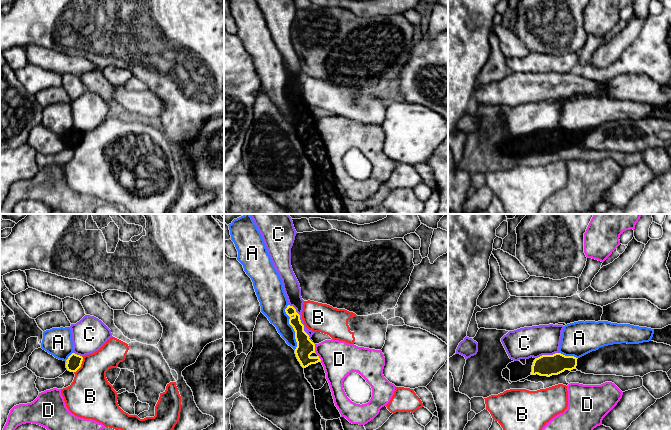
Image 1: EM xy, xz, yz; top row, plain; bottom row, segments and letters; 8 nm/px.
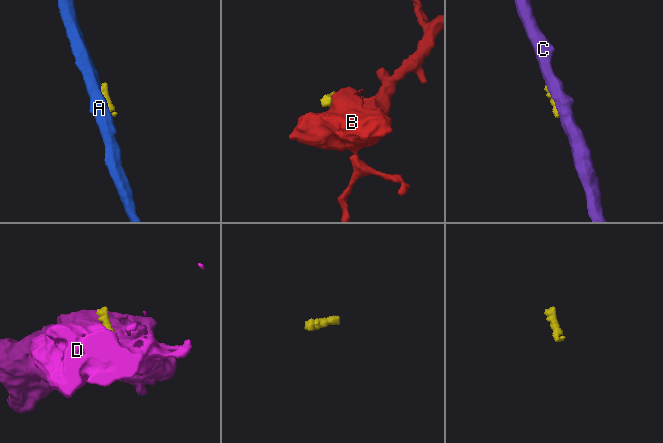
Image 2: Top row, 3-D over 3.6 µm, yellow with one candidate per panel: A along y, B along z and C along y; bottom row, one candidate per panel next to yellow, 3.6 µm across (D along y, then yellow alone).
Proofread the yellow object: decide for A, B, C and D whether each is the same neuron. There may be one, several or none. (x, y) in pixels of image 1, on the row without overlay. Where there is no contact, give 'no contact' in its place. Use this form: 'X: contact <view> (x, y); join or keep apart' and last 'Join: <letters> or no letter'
A: contact xz (292, 102); keep apart
B: contact xy (80, 140); keep apart
C: contact xz (301, 99); keep apart
D: contact xz (314, 125); keep apart
Join: no letter

